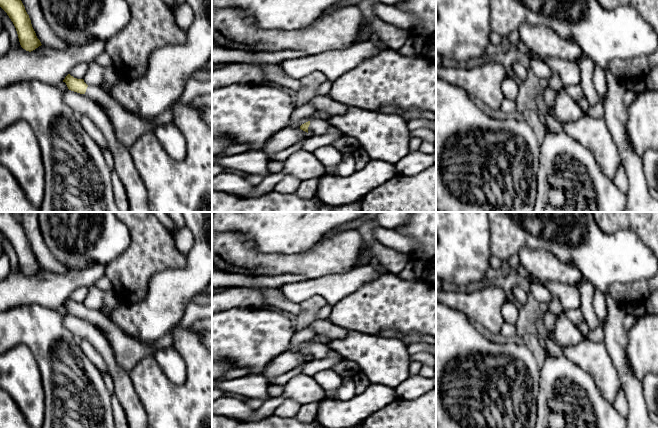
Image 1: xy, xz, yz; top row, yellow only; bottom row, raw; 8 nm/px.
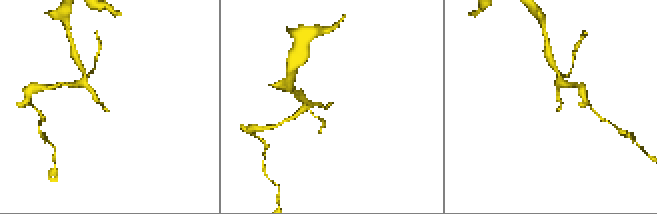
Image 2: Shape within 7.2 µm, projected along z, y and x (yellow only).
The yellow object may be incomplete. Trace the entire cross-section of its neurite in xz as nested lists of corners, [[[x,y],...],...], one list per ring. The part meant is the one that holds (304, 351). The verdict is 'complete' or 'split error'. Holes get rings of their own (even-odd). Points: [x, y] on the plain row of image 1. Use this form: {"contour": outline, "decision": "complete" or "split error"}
{"contour": [[[314,343],[310,344],[300,350],[300,353],[308,358],[320,359],[326,357],[331,351],[330,347],[326,344]]], "decision": "split error"}

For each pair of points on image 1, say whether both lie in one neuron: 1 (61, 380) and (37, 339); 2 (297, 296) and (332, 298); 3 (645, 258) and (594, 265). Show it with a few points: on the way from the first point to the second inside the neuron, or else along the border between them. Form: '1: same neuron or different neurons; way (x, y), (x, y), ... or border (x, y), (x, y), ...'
1: same neuron; way (50, 373), (45, 368), (42, 350)
2: same neuron; way (306, 290), (323, 290)
3: same neuron; way (632, 258), (607, 258)

